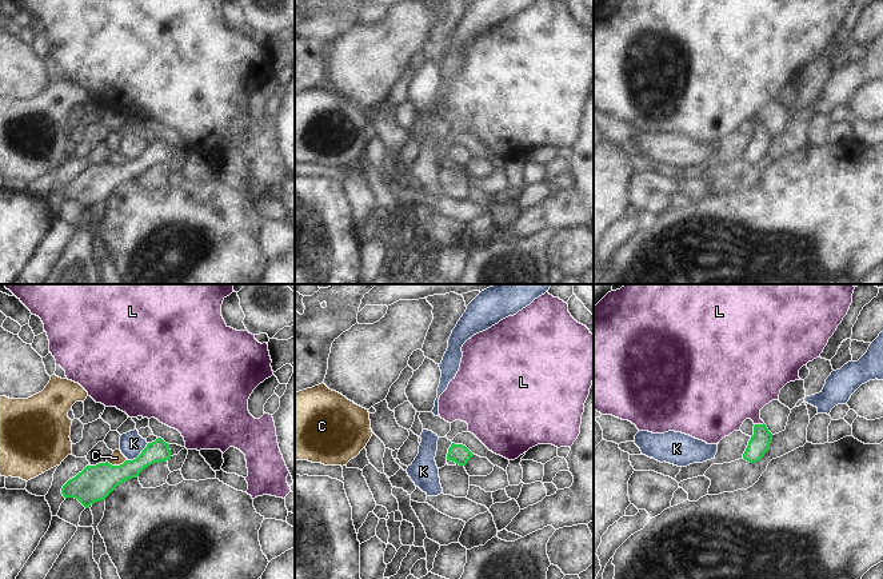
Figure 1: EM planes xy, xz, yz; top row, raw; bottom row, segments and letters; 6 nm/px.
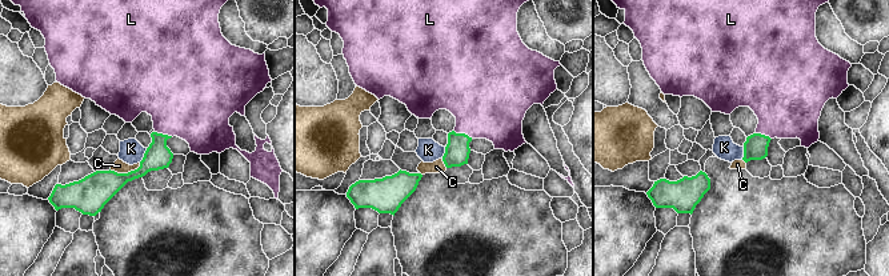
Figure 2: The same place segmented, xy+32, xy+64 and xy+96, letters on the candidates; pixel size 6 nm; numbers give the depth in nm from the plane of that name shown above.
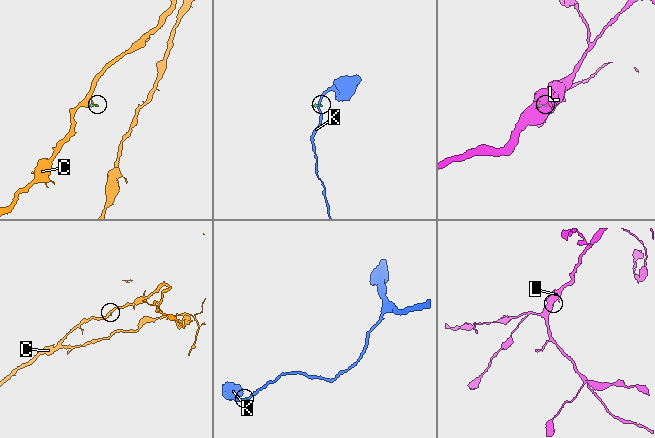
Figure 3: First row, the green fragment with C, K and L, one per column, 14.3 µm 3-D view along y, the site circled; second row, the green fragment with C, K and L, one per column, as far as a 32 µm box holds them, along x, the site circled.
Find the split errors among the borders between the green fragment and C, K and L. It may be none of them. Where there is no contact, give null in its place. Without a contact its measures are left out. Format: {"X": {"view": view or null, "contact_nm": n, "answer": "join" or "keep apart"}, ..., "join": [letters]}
{"C": {"view": "xy", "contact_nm": 130, "answer": "keep apart"}, "K": {"view": "xy", "contact_nm": 170, "answer": "keep apart"}, "L": {"view": "yz", "contact_nm": 60, "answer": "join"}, "join": ["L"]}

